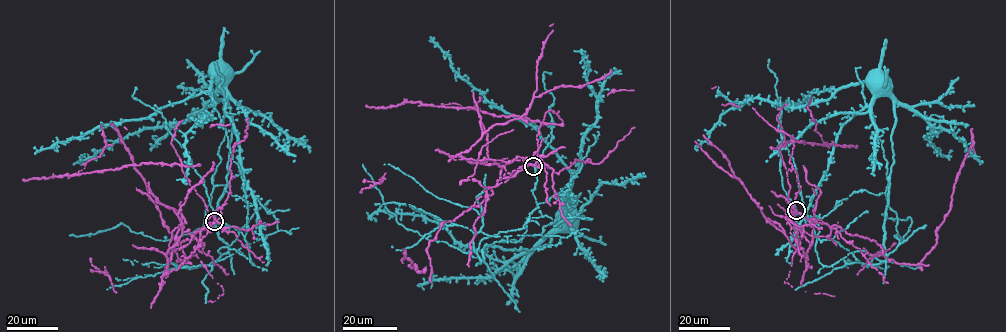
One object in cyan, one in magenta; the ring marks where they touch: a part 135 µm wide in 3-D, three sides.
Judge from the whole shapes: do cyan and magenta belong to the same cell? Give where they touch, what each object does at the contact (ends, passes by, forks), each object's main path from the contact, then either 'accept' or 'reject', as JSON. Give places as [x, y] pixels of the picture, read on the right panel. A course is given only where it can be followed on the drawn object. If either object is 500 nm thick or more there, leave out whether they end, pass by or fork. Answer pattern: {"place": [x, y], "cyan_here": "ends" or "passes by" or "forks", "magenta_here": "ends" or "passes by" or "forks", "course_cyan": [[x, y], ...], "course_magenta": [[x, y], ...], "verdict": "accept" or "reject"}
{"place": [796, 210], "cyan_here": "passes by", "magenta_here": "forks", "course_cyan": [[796, 210], [818, 225], [815, 251], [823, 265], [858, 251], [885, 259], [895, 119], [893, 100], [871, 78]], "course_magenta": [[796, 210], [874, 240], [894, 262], [920, 266], [950, 208], [972, 128]], "verdict": "reject"}

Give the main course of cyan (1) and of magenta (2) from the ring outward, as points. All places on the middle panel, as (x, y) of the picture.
1: (533, 166), (538, 207), (522, 228), (480, 241), (477, 256), (484, 259), (488, 245), (550, 244), (568, 209)
2: (533, 166), (500, 178), (478, 205), (441, 224), (426, 249), (430, 270), (410, 267), (404, 250)

